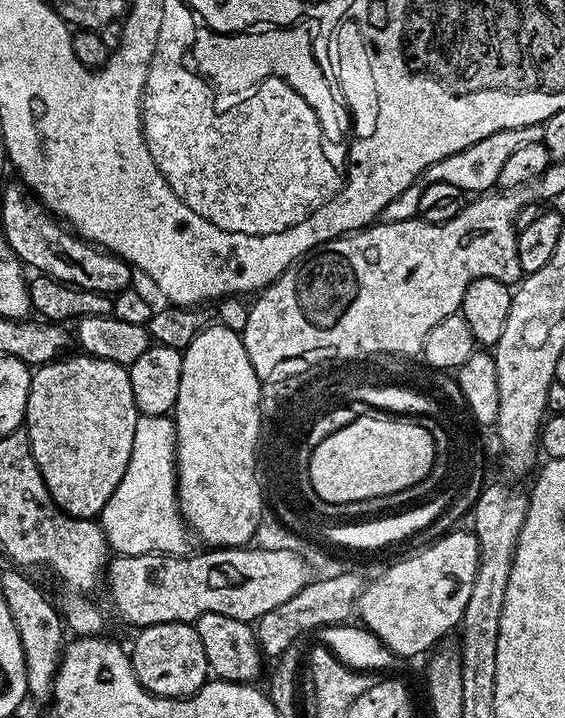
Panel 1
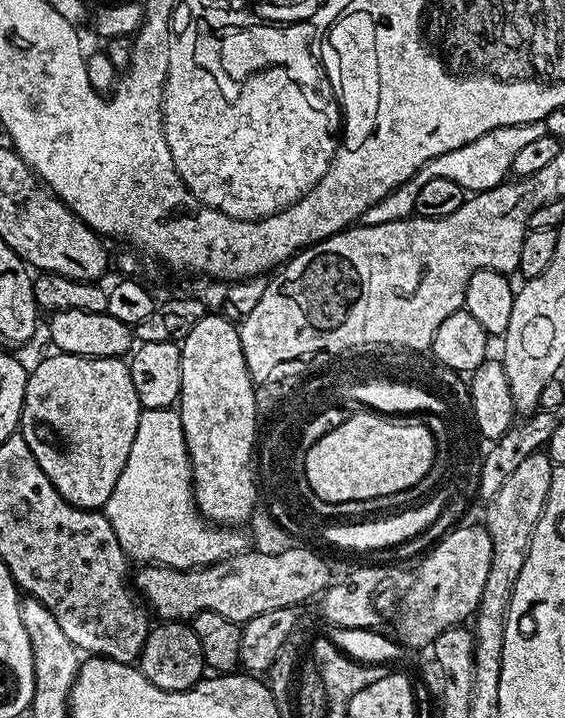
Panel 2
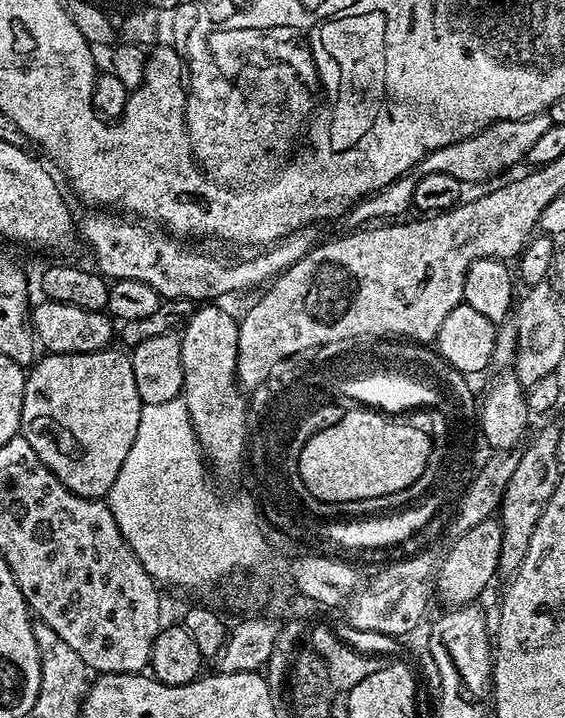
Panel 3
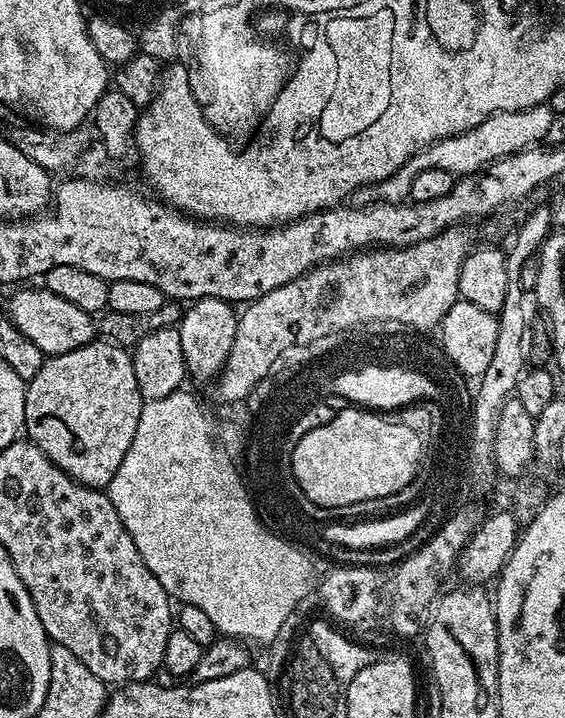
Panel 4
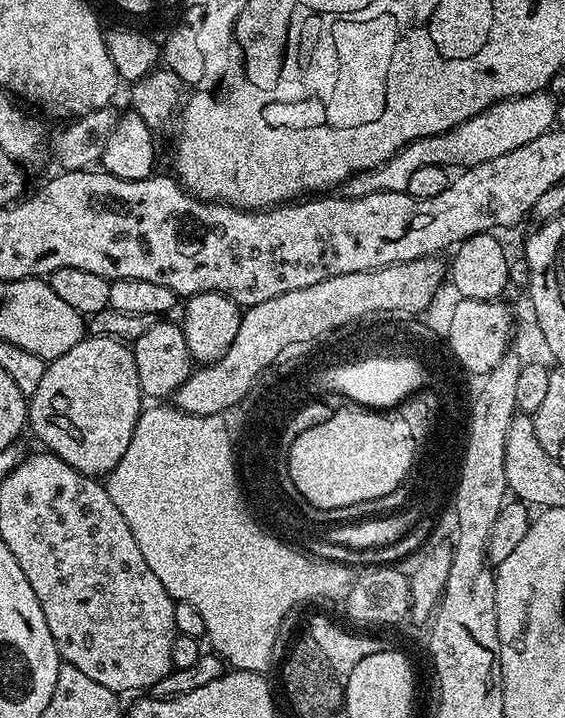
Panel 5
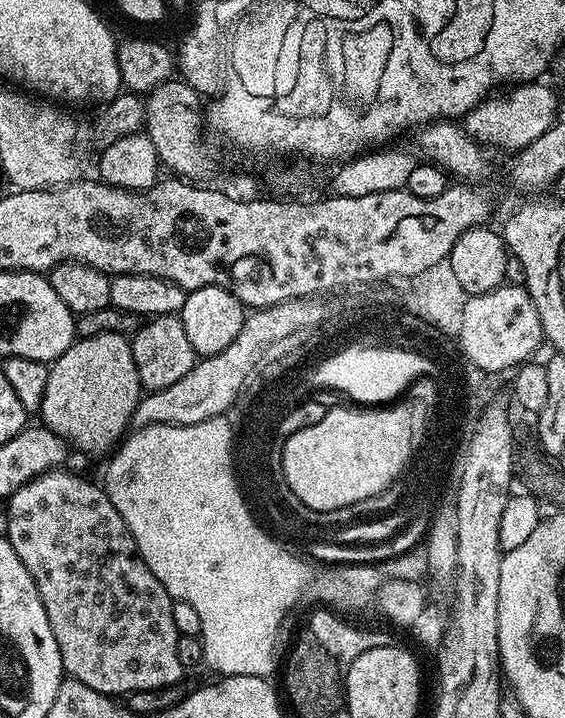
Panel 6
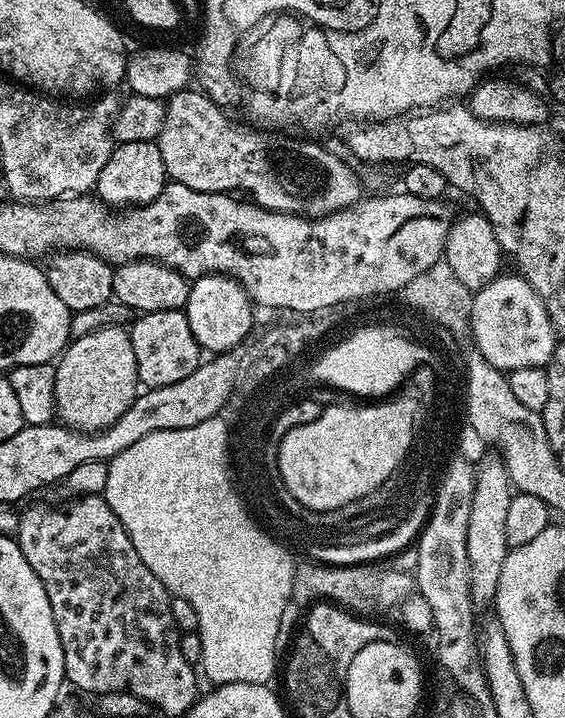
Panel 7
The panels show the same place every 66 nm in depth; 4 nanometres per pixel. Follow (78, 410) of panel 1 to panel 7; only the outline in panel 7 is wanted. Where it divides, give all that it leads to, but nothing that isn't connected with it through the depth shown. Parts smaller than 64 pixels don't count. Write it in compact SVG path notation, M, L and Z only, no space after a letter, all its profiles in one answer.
M113 326L77 336L60 353L56 364L56 416L78 432L102 432L130 410L136 401L139 384L134 346L127 327Z

